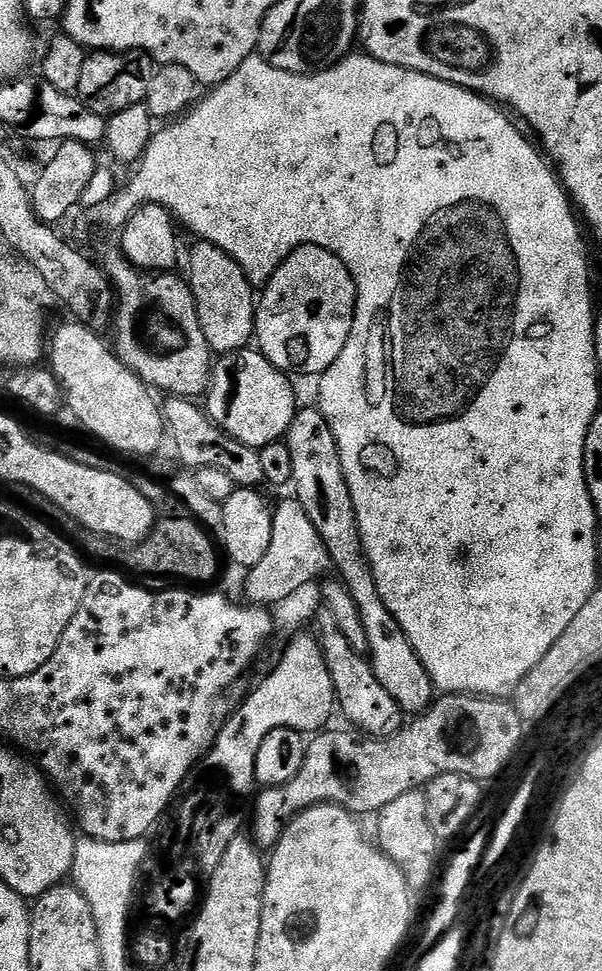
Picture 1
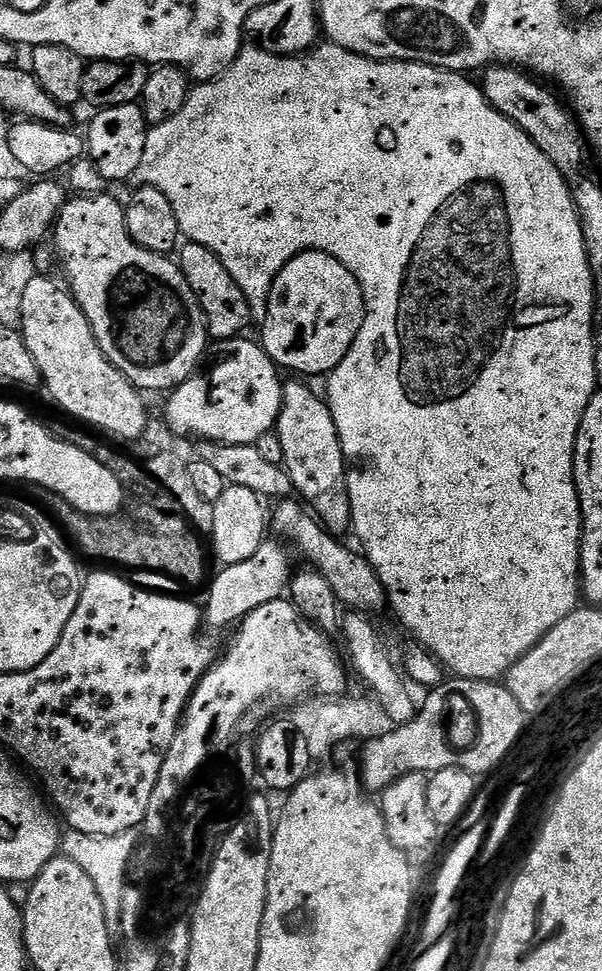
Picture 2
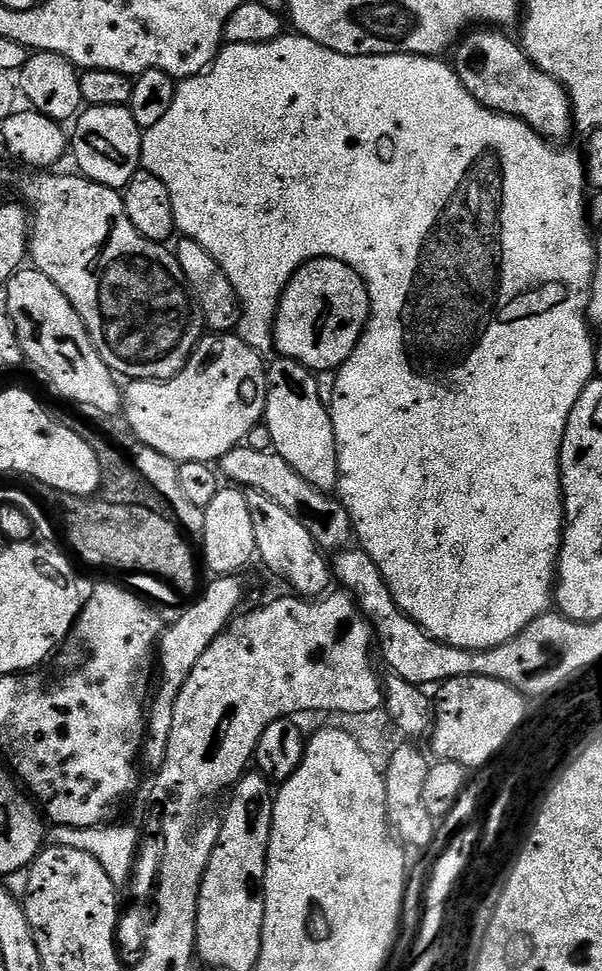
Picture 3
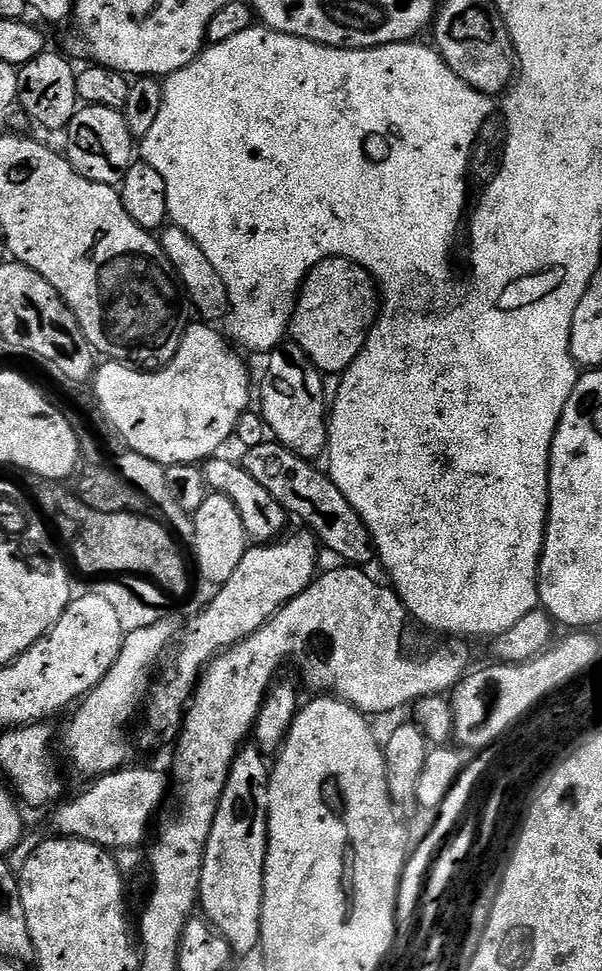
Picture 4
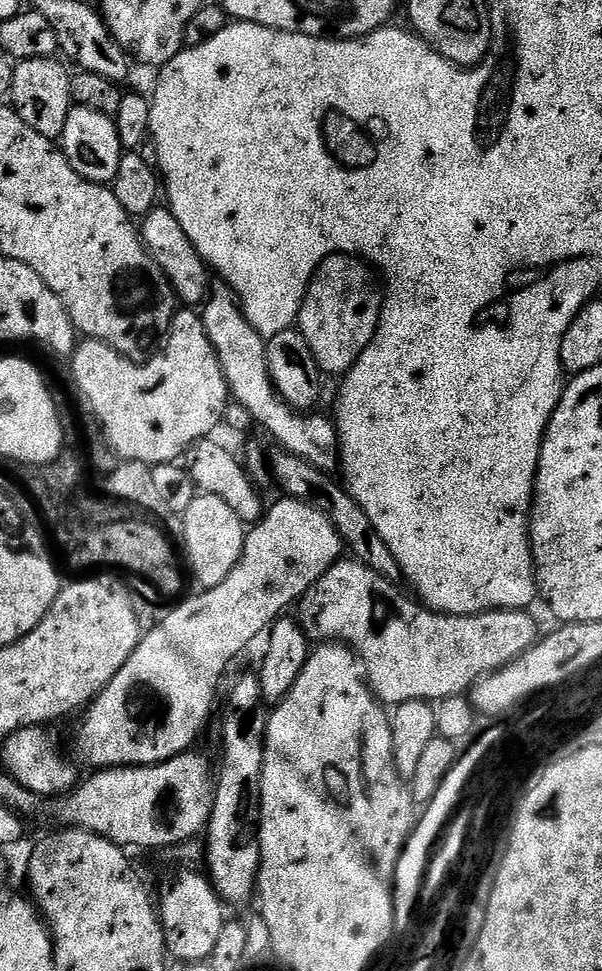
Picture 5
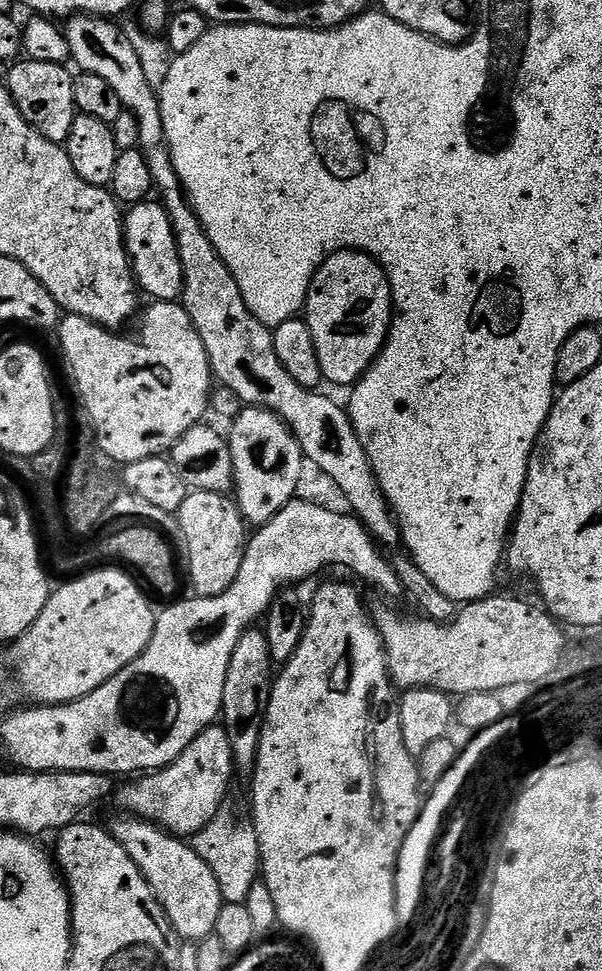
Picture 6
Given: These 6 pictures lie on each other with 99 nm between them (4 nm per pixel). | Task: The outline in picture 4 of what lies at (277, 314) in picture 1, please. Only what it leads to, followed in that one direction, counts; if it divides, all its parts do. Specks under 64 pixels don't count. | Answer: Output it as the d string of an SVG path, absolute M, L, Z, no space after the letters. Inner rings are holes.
M341 256L313 263L311 268L299 289L290 316L290 340L308 355L321 373L342 374L352 365L354 358L358 358L372 327L376 325L381 301L378 285L366 269Z

